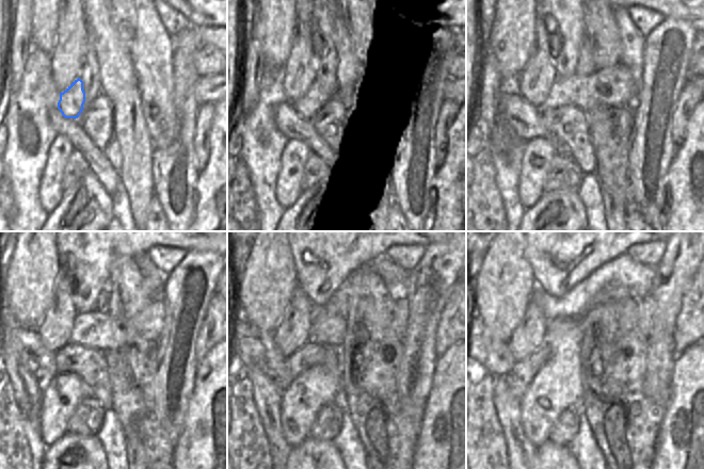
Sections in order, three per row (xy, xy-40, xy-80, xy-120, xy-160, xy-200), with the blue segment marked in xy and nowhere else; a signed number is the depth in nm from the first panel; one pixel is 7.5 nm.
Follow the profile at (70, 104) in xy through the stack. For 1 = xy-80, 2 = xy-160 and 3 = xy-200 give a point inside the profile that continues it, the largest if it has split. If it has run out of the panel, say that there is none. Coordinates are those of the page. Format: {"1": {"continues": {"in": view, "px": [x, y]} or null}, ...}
{"1": {"continues": {"in": "xy-80", "px": [616, 85]}}, "2": {"continues": {"in": "xy-160", "px": [328, 329]}}, "3": {"continues": {"in": "xy-200", "px": [646, 306]}}}

